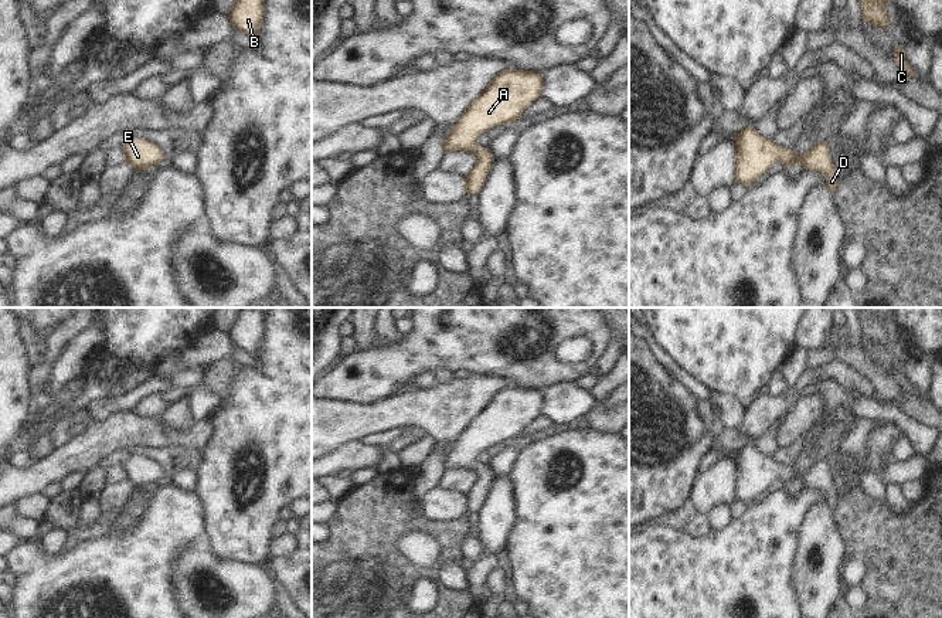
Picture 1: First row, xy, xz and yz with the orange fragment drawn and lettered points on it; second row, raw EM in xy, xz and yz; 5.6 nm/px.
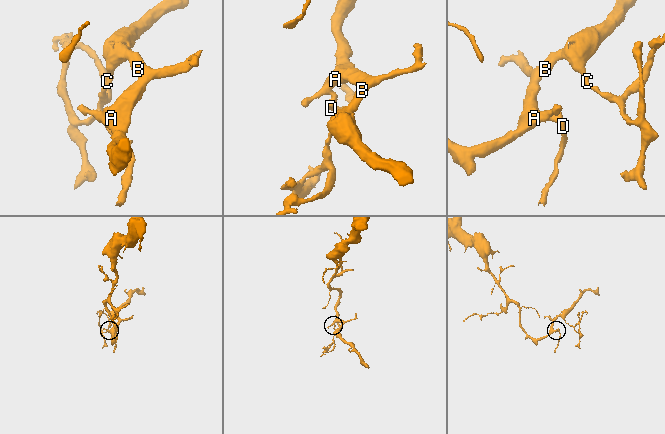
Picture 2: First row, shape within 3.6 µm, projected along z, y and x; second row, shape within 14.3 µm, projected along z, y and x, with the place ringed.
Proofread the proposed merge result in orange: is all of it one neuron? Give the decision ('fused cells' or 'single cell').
single cell

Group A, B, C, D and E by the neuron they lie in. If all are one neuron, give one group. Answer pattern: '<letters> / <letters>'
A B C D E

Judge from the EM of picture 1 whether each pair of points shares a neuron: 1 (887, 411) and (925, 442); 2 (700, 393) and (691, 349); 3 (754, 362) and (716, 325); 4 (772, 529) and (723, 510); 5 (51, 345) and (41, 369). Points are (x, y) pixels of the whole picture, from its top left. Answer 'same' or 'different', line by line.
1: same
2: different
3: same
4: different
5: same

